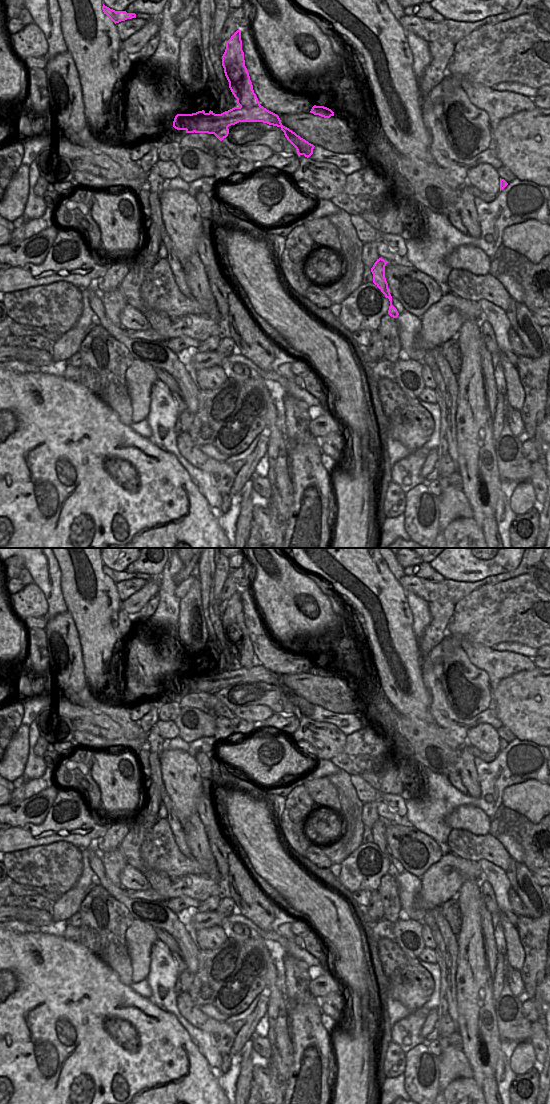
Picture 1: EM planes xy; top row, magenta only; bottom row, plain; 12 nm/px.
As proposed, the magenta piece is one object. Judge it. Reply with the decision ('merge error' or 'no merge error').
merge error

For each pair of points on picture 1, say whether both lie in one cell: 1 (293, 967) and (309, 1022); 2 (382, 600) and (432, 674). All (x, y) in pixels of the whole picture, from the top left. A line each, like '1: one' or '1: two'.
1: one
2: two

